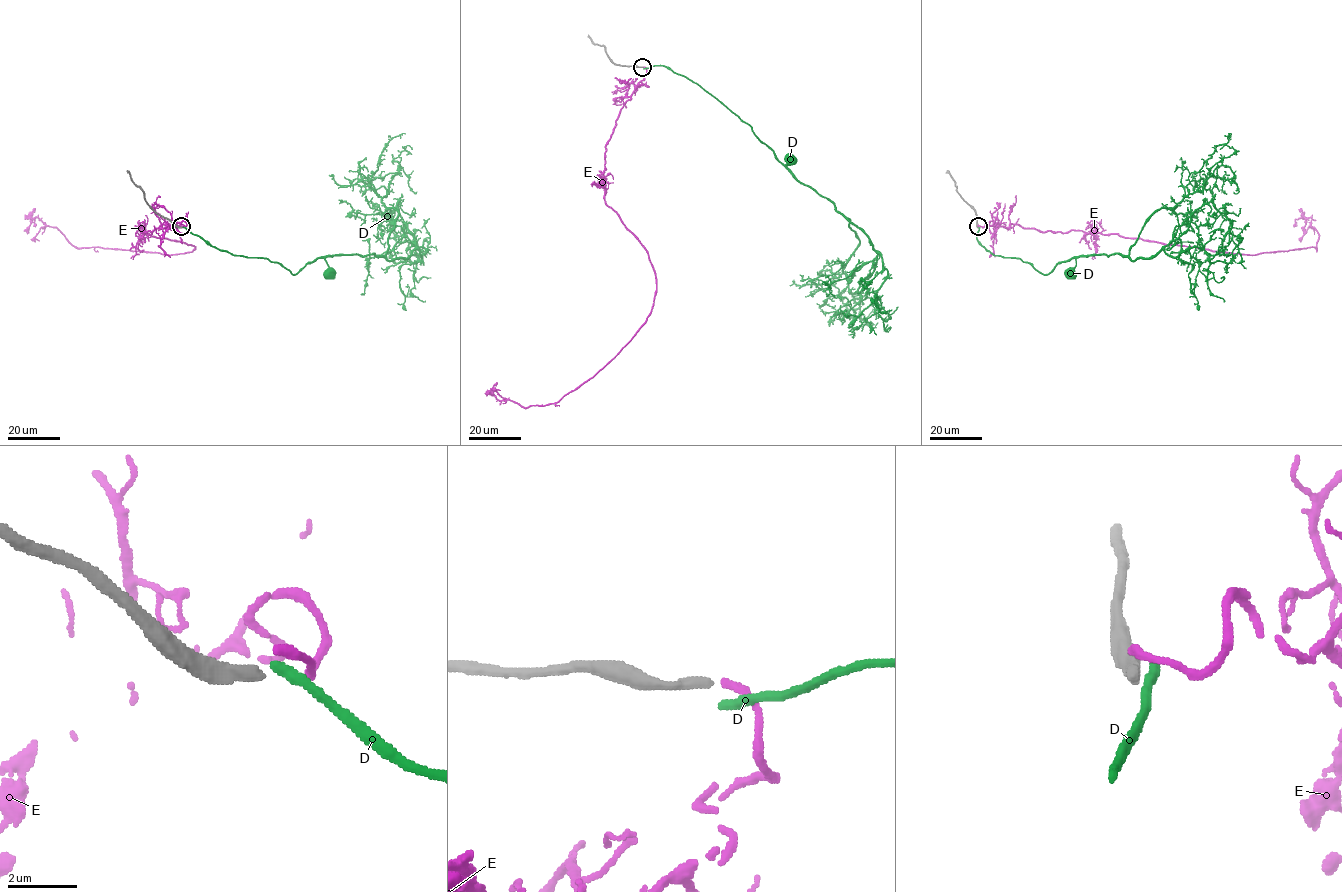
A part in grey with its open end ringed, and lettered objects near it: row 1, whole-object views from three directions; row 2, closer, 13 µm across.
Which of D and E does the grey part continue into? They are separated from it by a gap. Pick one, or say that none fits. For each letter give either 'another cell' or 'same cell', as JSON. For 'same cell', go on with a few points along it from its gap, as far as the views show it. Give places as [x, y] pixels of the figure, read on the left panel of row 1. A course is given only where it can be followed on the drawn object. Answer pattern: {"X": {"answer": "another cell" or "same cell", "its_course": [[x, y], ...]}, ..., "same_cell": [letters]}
{"D": {"answer": "another cell"}, "E": {"answer": "another cell"}, "same_cell": []}

